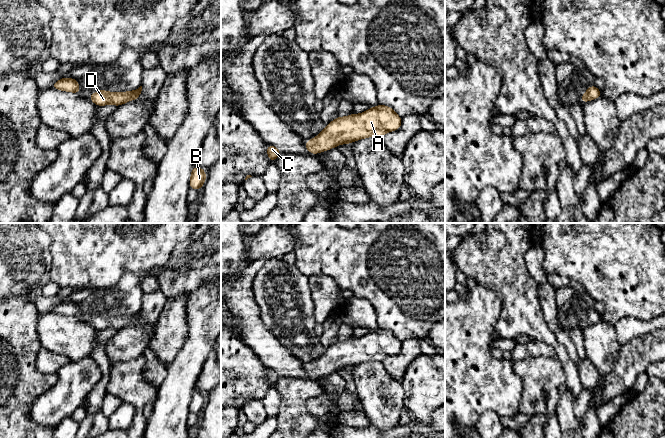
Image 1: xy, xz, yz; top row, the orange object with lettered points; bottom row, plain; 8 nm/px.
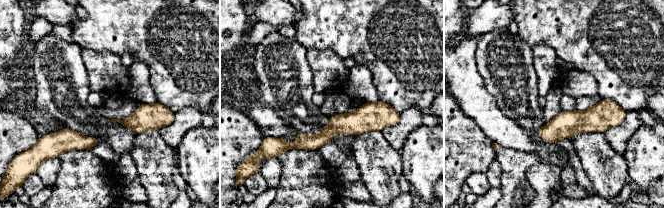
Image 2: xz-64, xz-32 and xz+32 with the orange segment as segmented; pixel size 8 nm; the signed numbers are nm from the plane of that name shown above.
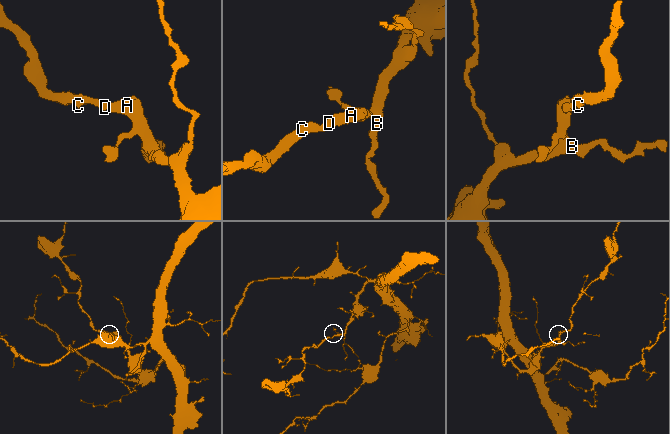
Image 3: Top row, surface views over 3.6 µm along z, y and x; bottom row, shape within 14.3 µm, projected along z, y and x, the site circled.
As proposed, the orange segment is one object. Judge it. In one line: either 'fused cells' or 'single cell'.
single cell

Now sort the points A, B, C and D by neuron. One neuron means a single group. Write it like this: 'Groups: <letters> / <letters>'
Groups: A B C D

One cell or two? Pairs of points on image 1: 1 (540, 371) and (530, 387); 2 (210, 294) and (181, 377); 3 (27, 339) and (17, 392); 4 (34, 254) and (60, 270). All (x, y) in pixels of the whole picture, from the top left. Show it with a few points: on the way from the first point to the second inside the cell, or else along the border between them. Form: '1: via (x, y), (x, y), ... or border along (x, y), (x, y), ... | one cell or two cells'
1: via (540, 375), (534, 383) | one cell
2: via (207, 315), (200, 341), (192, 356) | one cell
3: via (18, 352), (17, 379) | one cell
4: border along (49, 241), (51, 255), (50, 279) | two cells

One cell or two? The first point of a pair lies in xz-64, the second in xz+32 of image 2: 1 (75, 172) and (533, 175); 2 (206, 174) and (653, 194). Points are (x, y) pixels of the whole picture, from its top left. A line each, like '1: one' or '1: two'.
1: two
2: two

